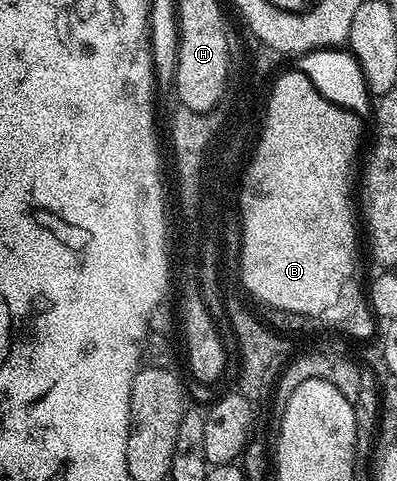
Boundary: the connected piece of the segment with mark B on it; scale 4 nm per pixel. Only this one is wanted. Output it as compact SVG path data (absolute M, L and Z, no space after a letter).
M292 70L292 72L280 71L274 77L275 85L271 88L271 97L265 103L265 111L269 113L270 119L267 124L266 136L263 137L262 147L259 148L258 159L251 168L251 180L247 180L247 284L269 300L272 304L279 304L287 308L299 309L304 312L319 312L327 308L327 305L334 304L336 296L343 288L343 281L350 276L356 275L355 268L355 224L357 228L357 216L351 213L351 167L355 164L355 151L359 148L359 139L363 136L363 124L356 113L348 108L337 106L329 102L309 82L304 72Z

